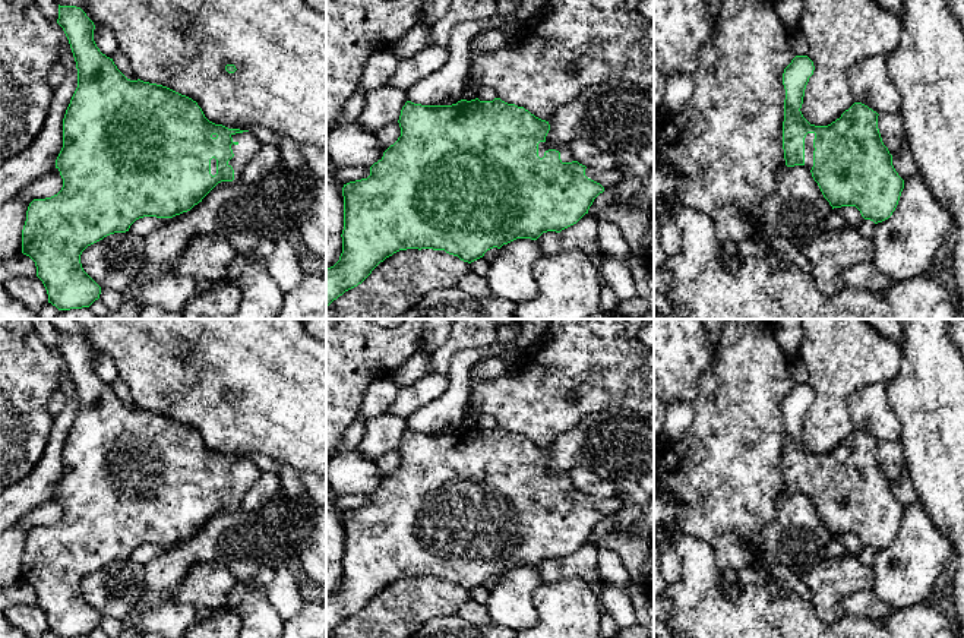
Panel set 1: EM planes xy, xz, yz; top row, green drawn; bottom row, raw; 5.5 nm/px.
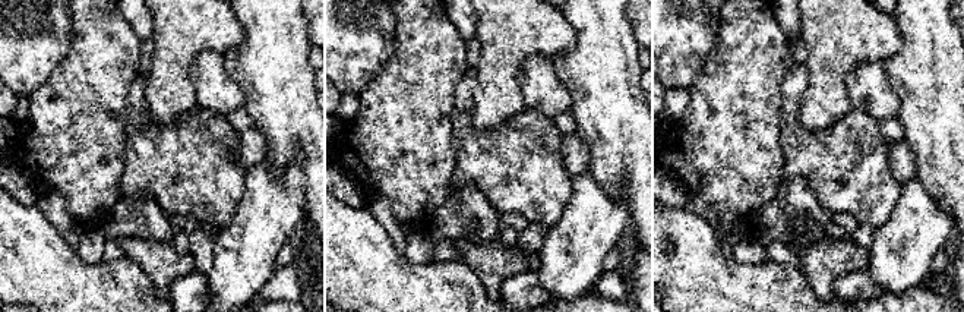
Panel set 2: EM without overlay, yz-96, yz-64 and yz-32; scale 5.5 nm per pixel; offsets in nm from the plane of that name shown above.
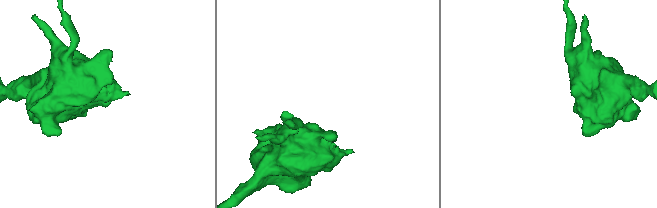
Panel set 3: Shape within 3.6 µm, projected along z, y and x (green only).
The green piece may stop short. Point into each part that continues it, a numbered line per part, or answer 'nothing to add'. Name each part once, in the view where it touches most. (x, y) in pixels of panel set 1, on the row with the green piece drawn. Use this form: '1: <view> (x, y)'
1: xy (249, 145)

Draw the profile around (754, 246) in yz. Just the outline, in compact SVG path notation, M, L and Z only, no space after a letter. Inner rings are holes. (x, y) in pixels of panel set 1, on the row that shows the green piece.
M755 234L753 237L745 239L739 243L737 249L743 258L764 256L768 253L768 243Z

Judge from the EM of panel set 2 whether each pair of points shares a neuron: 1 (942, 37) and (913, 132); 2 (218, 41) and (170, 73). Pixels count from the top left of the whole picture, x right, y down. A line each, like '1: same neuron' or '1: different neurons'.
1: same neuron
2: same neuron

